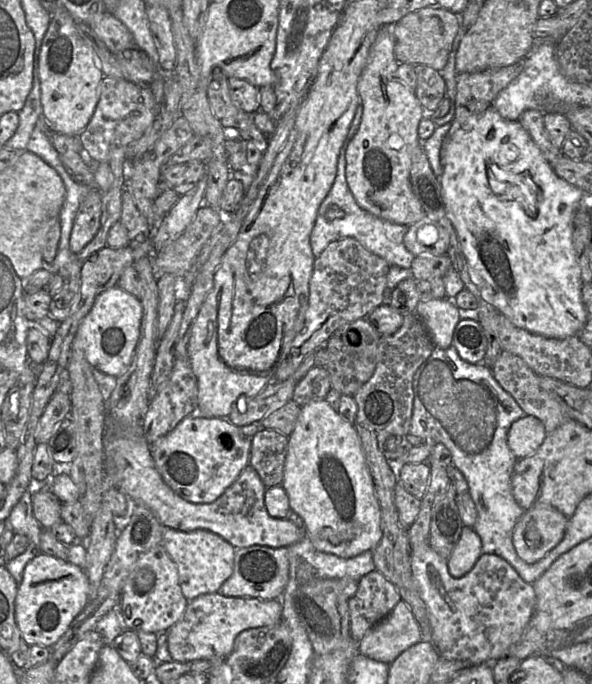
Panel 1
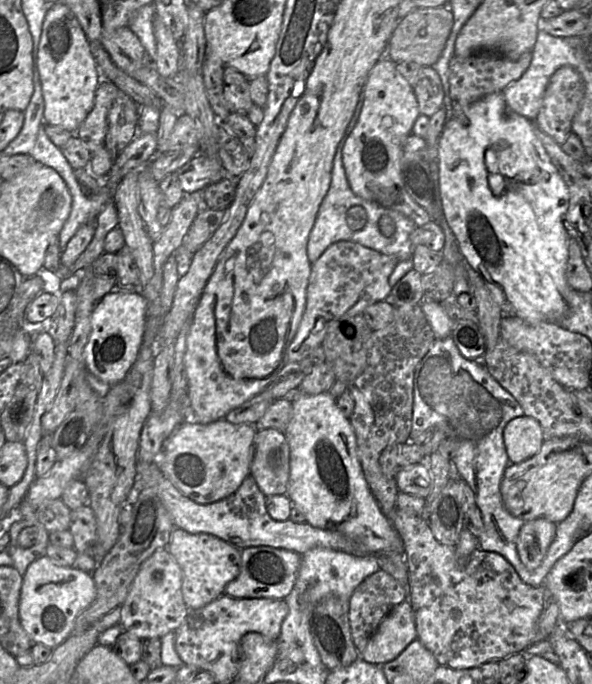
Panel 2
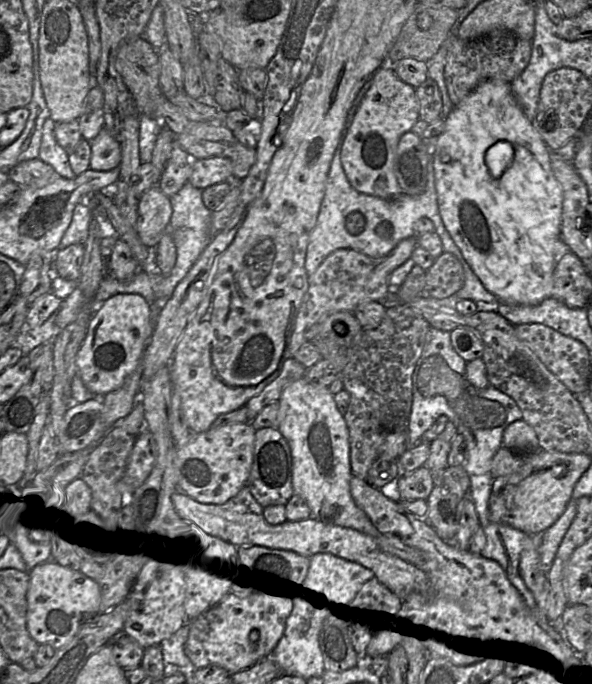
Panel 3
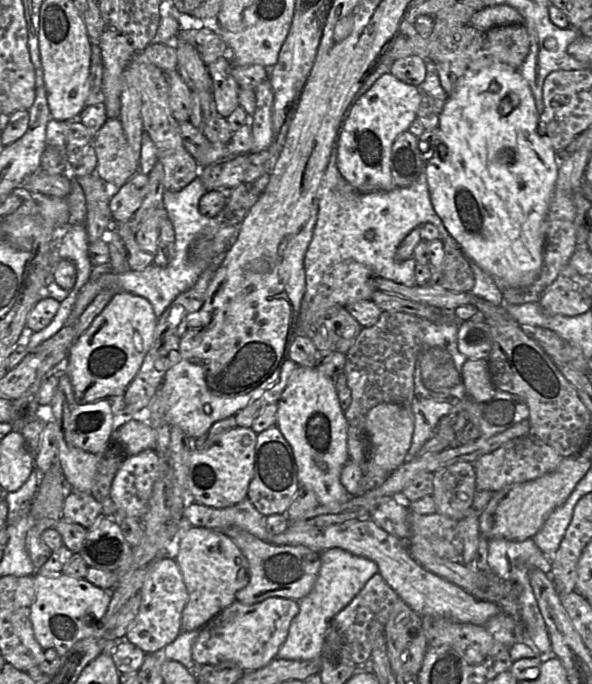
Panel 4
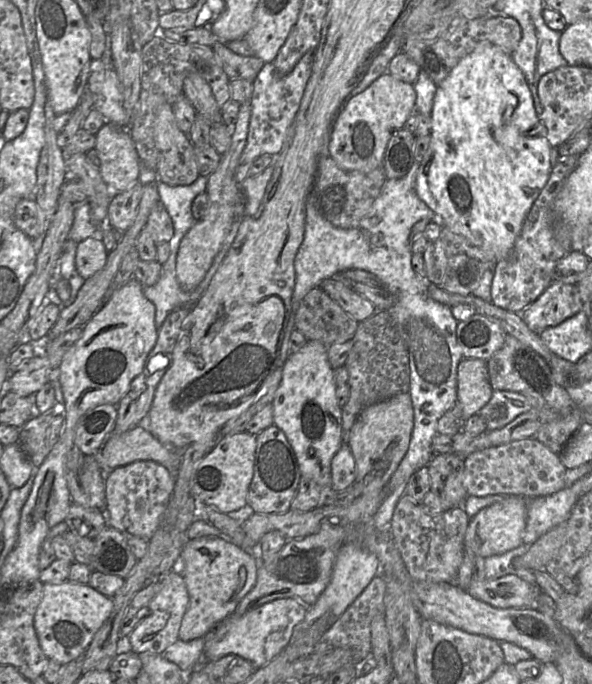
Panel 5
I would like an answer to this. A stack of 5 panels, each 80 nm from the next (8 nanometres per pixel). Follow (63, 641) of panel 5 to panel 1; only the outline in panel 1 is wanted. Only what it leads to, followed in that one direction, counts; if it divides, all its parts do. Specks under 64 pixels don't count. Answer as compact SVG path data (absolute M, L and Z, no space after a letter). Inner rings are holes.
M41 553L30 560L15 599L15 619L29 646L52 648L91 600L87 573L68 560Z

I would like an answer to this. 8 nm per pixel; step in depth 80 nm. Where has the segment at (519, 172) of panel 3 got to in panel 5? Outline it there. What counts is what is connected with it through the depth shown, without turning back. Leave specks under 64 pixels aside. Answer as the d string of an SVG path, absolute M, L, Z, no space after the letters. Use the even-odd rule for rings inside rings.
M481 43L473 52L465 56L437 86L431 112L430 146L422 160L415 184L416 193L439 217L443 226L465 237L472 245L479 247L492 262L504 259L512 250L523 222L534 201L547 184L553 165L550 159L552 146L548 139L538 133L539 117L536 114L533 97L524 74L515 64L511 55L492 43Z

